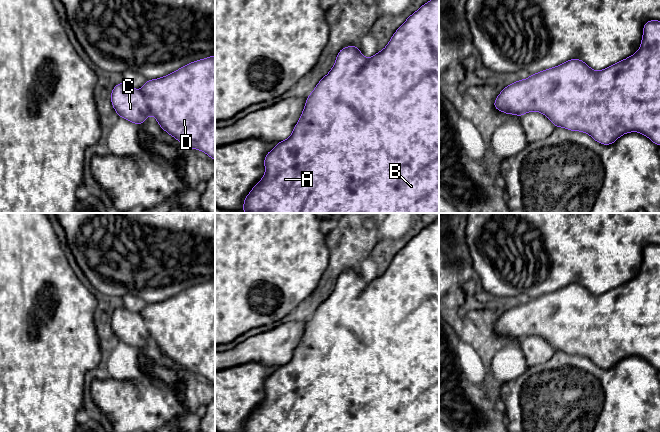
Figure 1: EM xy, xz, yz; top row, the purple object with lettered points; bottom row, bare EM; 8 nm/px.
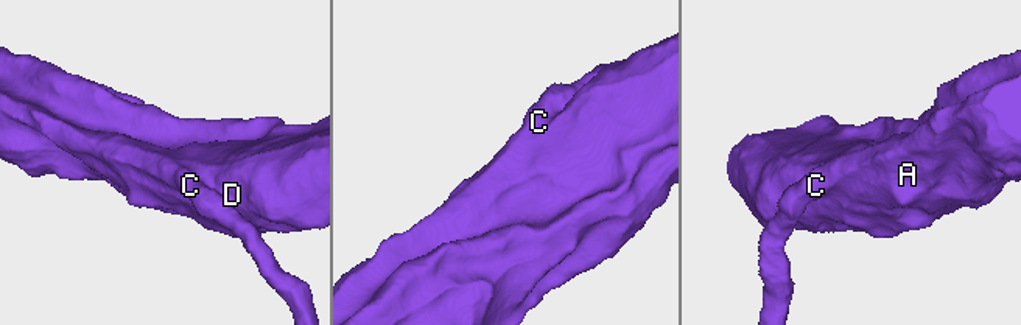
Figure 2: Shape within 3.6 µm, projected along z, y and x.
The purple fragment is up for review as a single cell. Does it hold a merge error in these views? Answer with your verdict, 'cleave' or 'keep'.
keep

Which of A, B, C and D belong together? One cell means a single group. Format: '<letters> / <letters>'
A B C D

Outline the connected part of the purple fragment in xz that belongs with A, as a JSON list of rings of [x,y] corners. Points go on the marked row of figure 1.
[[[430,0],[393,34],[387,46],[370,58],[365,58],[357,46],[348,46],[340,50],[330,72],[323,77],[306,99],[305,107],[291,136],[276,144],[264,159],[265,174],[246,196],[242,210],[245,213],[439,213],[439,0]]]

